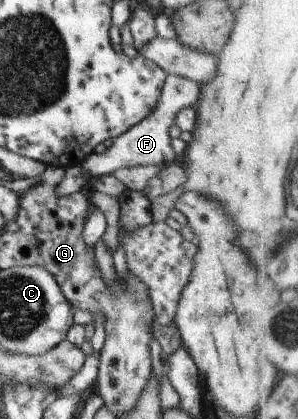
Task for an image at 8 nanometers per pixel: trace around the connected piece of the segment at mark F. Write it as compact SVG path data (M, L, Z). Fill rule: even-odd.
M167 75L162 87L160 88L160 97L156 107L136 125L133 125L128 131L115 137L111 145L103 153L92 152L84 161L81 167L90 176L99 176L101 174L111 174L119 169L128 169L128 167L140 167L140 165L158 165L158 163L172 164L176 159L176 153L170 147L170 138L168 136L168 127L174 123L176 114L182 108L194 107L197 103L198 93L200 93L201 84L194 83L183 77Z

